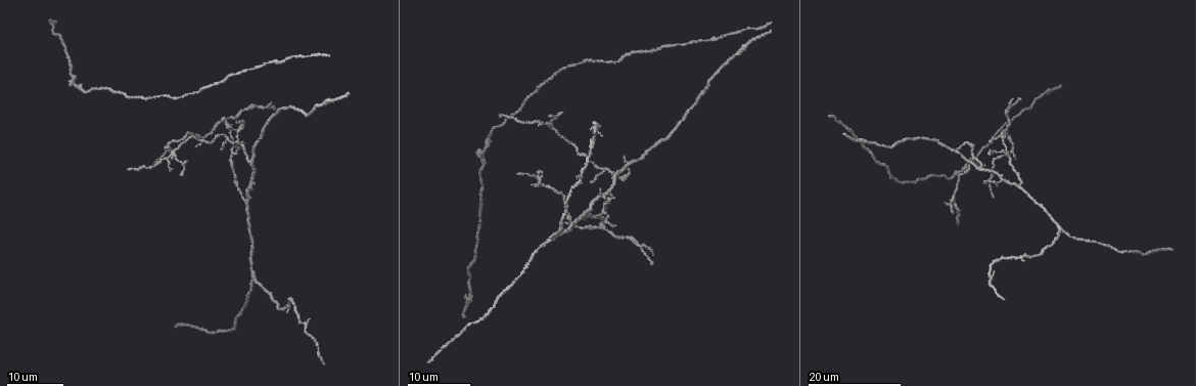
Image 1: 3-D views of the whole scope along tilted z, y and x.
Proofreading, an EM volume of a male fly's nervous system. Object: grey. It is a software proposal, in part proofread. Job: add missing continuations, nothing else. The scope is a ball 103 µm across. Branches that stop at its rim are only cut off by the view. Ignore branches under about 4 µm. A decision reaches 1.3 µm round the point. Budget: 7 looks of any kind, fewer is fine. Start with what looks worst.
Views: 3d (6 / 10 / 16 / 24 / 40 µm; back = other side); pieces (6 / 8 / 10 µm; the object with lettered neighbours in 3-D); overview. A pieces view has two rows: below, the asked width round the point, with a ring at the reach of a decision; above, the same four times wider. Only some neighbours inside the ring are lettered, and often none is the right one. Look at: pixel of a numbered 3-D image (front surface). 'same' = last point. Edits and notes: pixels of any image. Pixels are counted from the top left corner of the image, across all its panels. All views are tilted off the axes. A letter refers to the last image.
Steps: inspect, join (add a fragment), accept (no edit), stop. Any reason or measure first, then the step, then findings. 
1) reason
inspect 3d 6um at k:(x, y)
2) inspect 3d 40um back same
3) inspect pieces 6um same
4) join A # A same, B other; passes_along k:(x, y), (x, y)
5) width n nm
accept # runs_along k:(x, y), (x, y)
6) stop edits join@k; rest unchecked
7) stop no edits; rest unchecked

stops while still wide
inspect 3d 24um at 1:(229, 128)

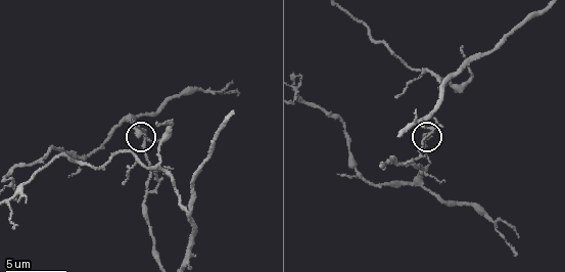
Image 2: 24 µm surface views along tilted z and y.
see the neighbours
inspect pieces 6um at 2:(139, 133)

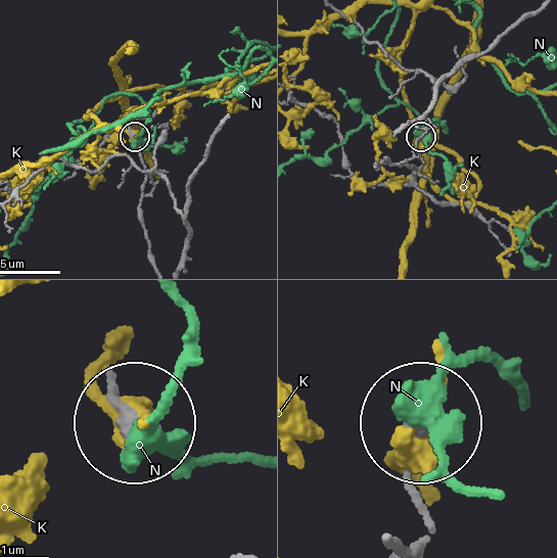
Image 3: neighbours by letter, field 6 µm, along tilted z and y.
accept # K other, N other; runs_along 3:(421, 541), (430, 518), (411, 476), (414, 427); no lettered fragment goes on from it

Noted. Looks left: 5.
tapers out
inspect 3d 16um at 1:(127, 168)

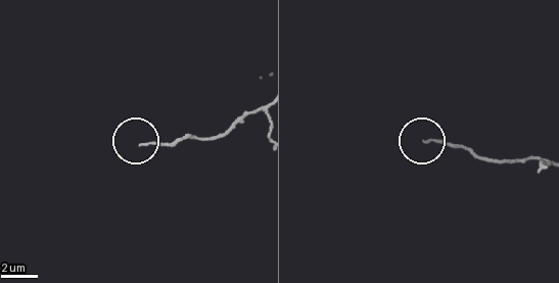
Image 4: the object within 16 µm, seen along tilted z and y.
inspect pieces 6um at 4:(427, 143)

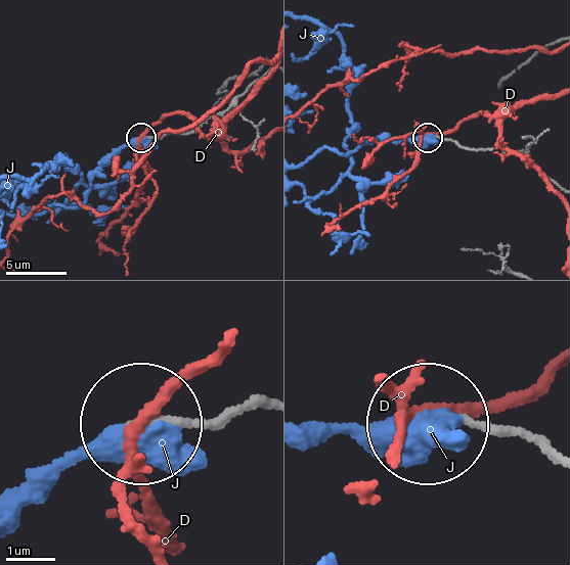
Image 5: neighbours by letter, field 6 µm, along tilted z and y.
accept # D other, J other; none of them fits

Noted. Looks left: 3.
inspect 3d 16um at 1:(993, 196)

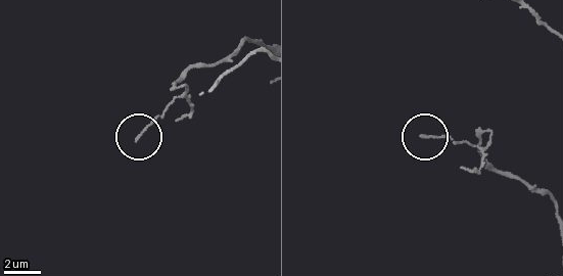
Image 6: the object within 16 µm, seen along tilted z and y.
what lies round it
inspect pieces 10um at 6:(423, 136)

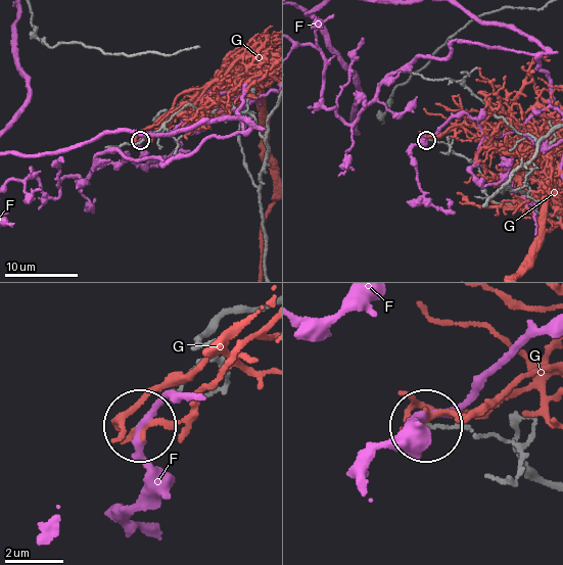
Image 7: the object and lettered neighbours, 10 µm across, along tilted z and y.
accept # F other, G other; none of them fits

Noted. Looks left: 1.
thin end
inspect pieces 10um at 2:(516, 255)

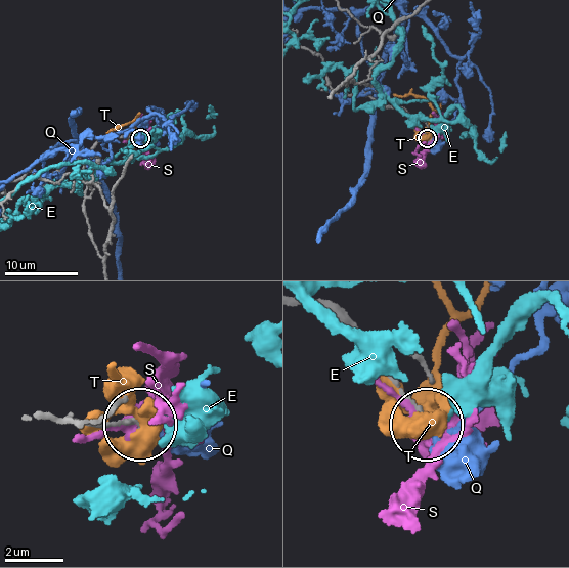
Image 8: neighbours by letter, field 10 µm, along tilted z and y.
accept # E other, Q other, S other, T other; runs_along 8:(54, 418), (137, 422); none of them fits

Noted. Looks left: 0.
stop no edits; rest unchecked

